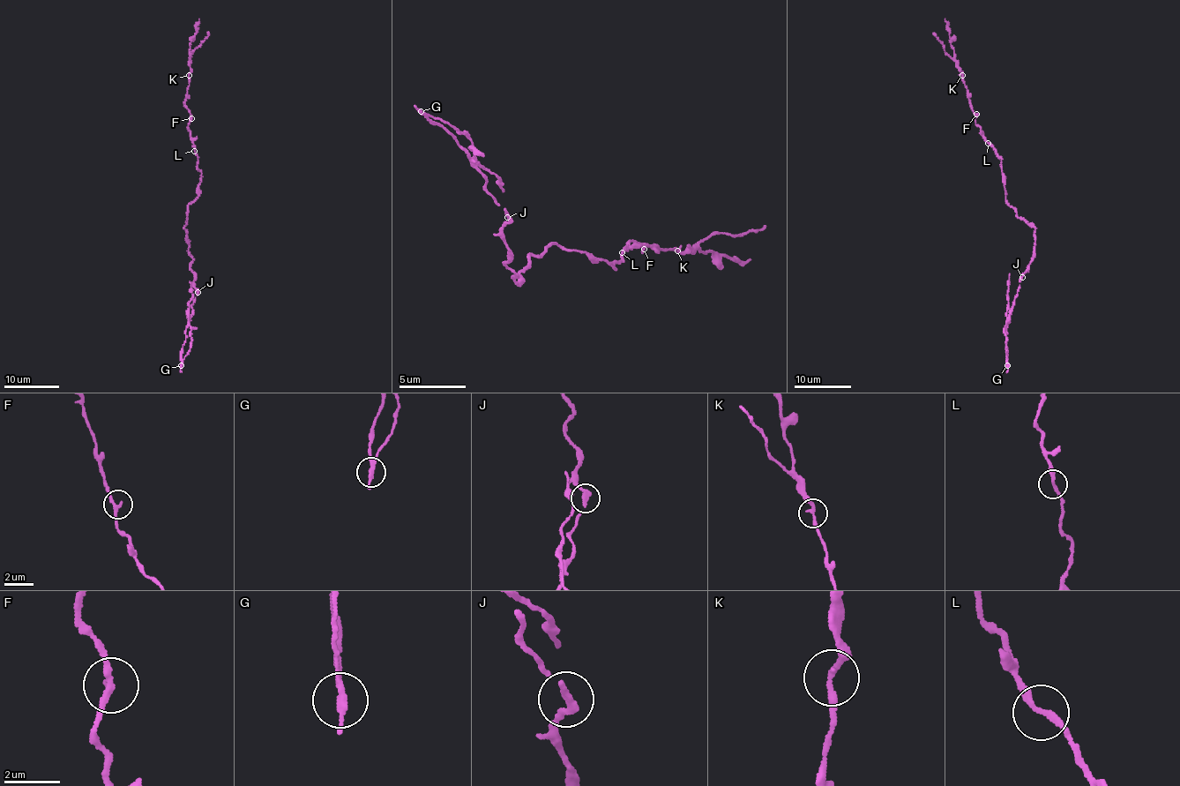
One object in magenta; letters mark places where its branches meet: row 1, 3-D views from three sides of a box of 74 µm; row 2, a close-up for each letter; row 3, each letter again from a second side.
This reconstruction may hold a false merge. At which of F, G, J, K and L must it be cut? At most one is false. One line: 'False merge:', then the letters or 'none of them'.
False merge: G

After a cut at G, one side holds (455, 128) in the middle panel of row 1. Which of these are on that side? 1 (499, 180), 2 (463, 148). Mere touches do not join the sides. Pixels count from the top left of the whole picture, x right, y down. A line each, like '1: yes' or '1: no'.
1: yes
2: no

